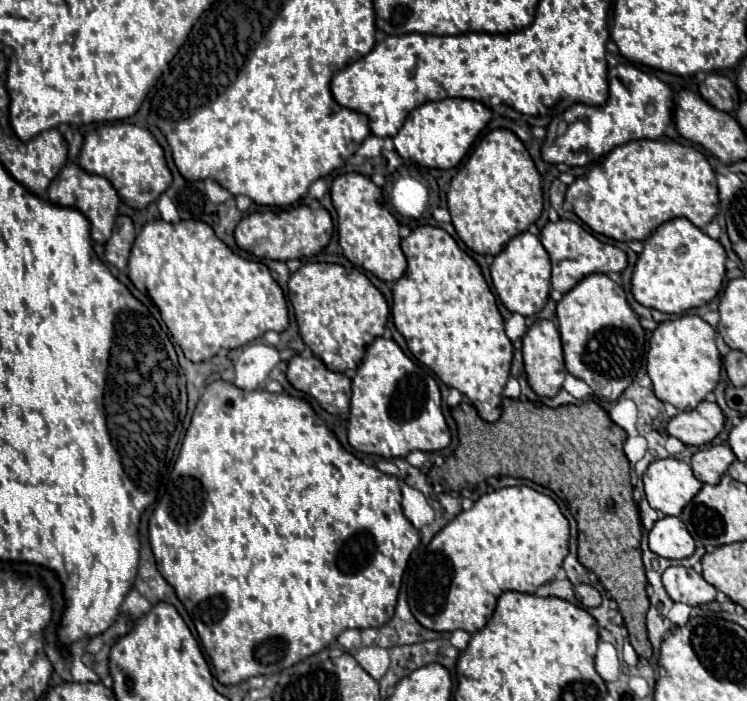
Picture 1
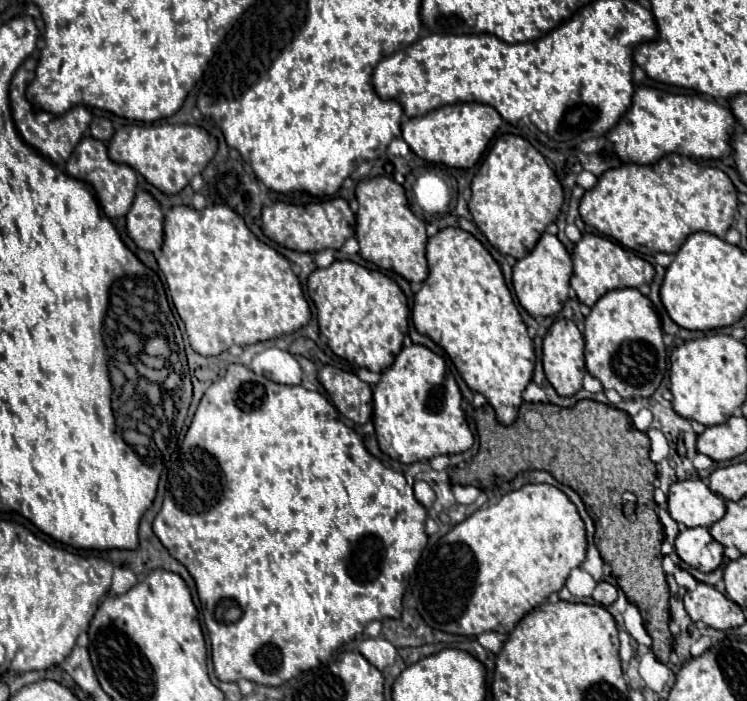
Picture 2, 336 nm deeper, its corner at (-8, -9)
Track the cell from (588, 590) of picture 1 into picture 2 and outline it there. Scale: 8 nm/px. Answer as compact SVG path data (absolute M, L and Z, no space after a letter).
M599 582L595 592L593 592L593 600L597 604L609 606L609 604L613 604L617 600L617 588L613 584L609 584L609 582Z

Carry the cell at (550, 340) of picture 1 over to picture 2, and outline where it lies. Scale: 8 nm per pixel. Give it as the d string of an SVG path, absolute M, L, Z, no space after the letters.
M561 318L549 328L549 332L543 340L543 368L545 368L547 380L557 390L559 396L573 396L581 390L583 376L585 376L583 350L585 350L585 340L573 320Z

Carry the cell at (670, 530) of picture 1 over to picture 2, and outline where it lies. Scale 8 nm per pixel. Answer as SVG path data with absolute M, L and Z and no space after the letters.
M699 526L683 530L675 540L675 550L685 564L701 572L713 572L721 564L725 548L709 534L707 528Z

